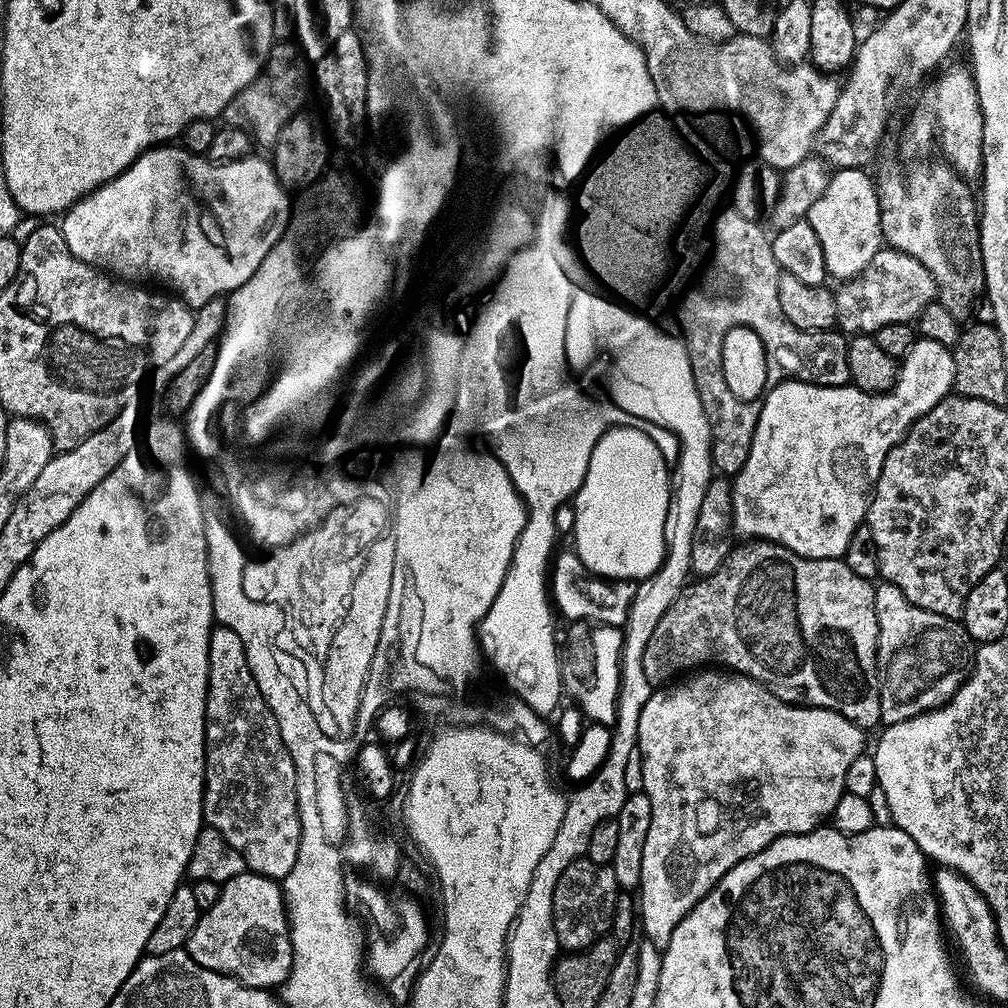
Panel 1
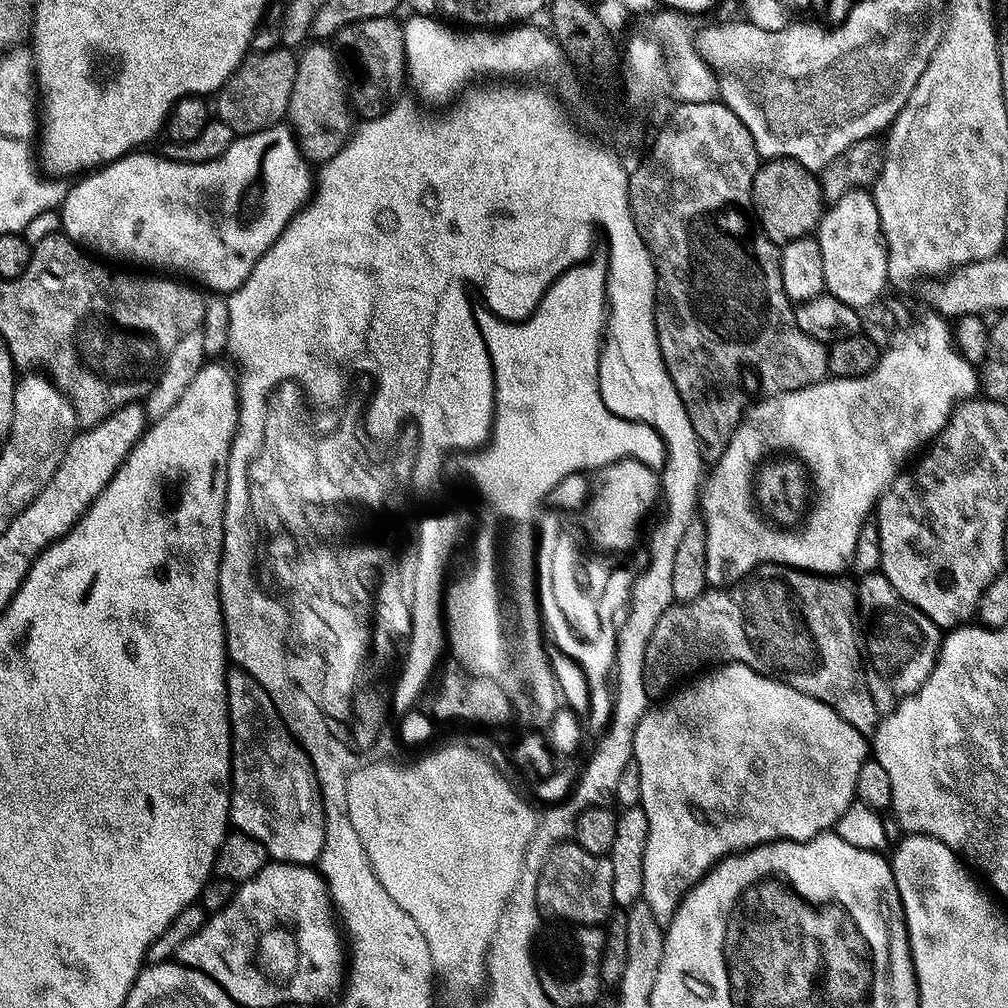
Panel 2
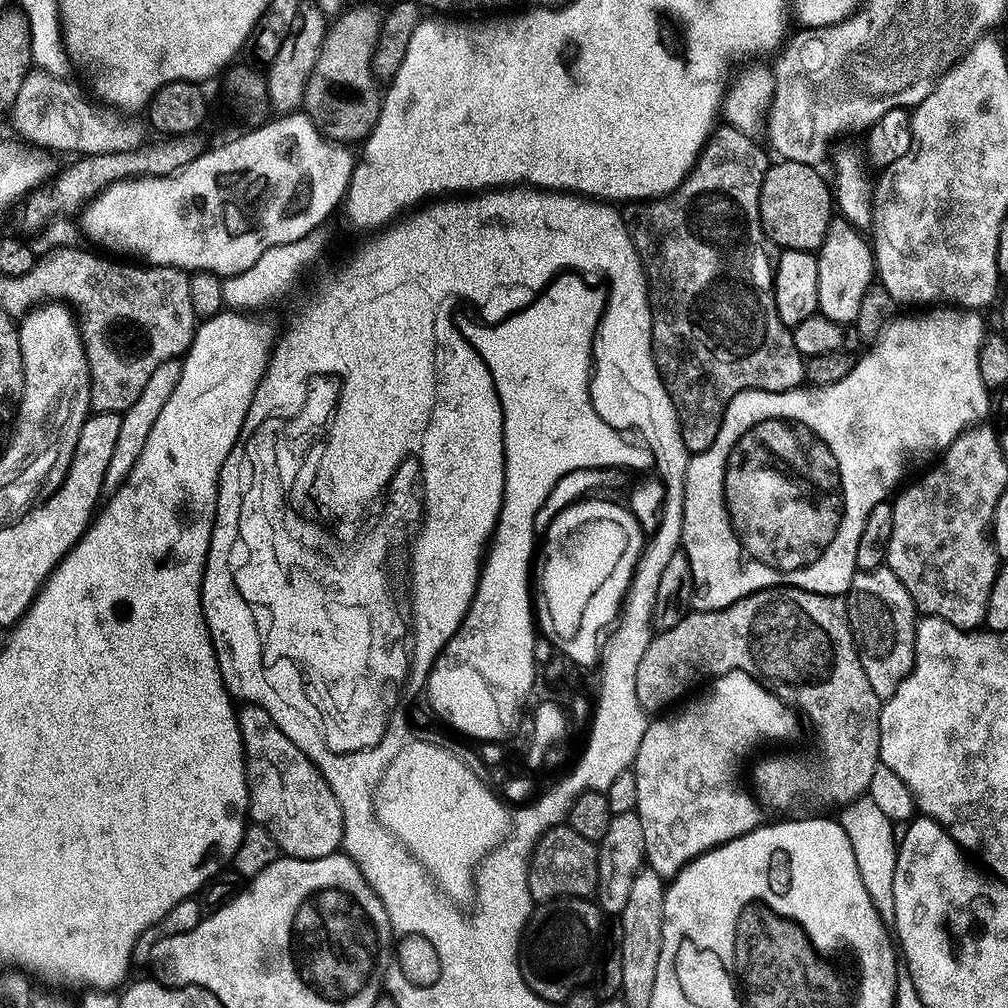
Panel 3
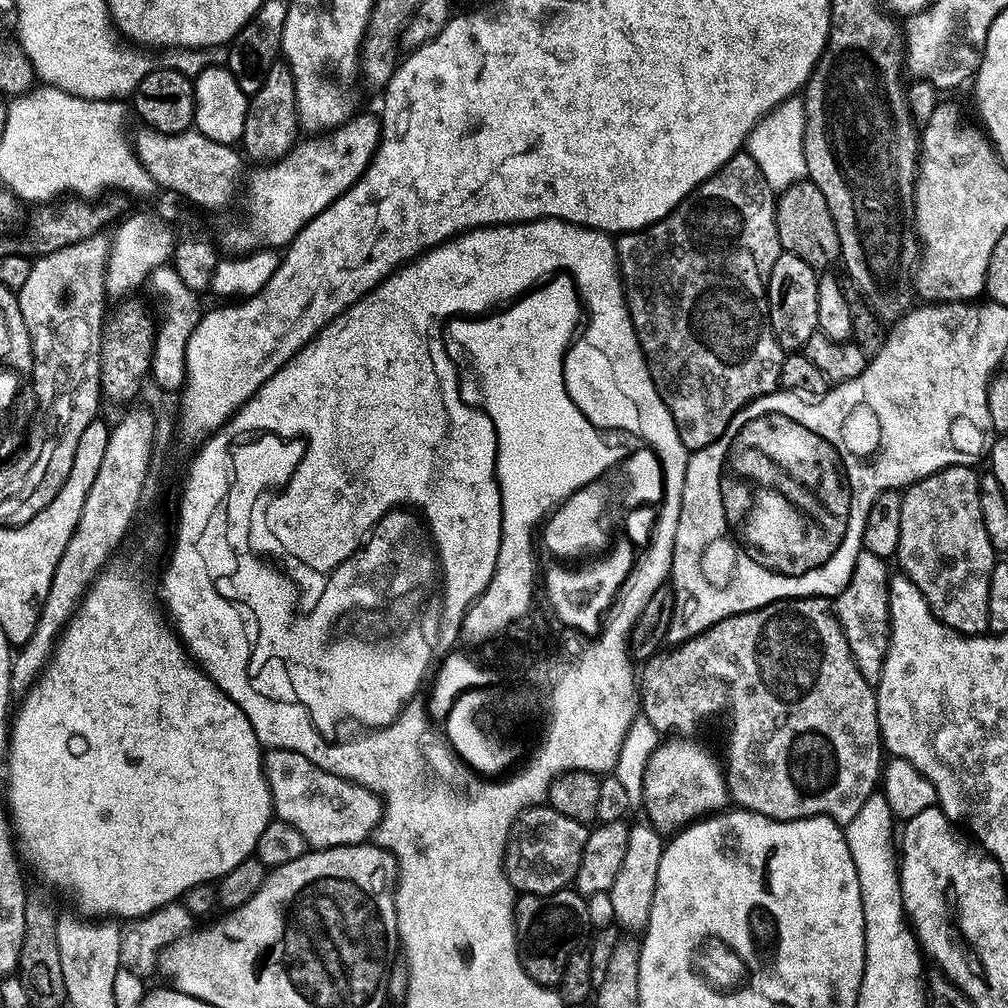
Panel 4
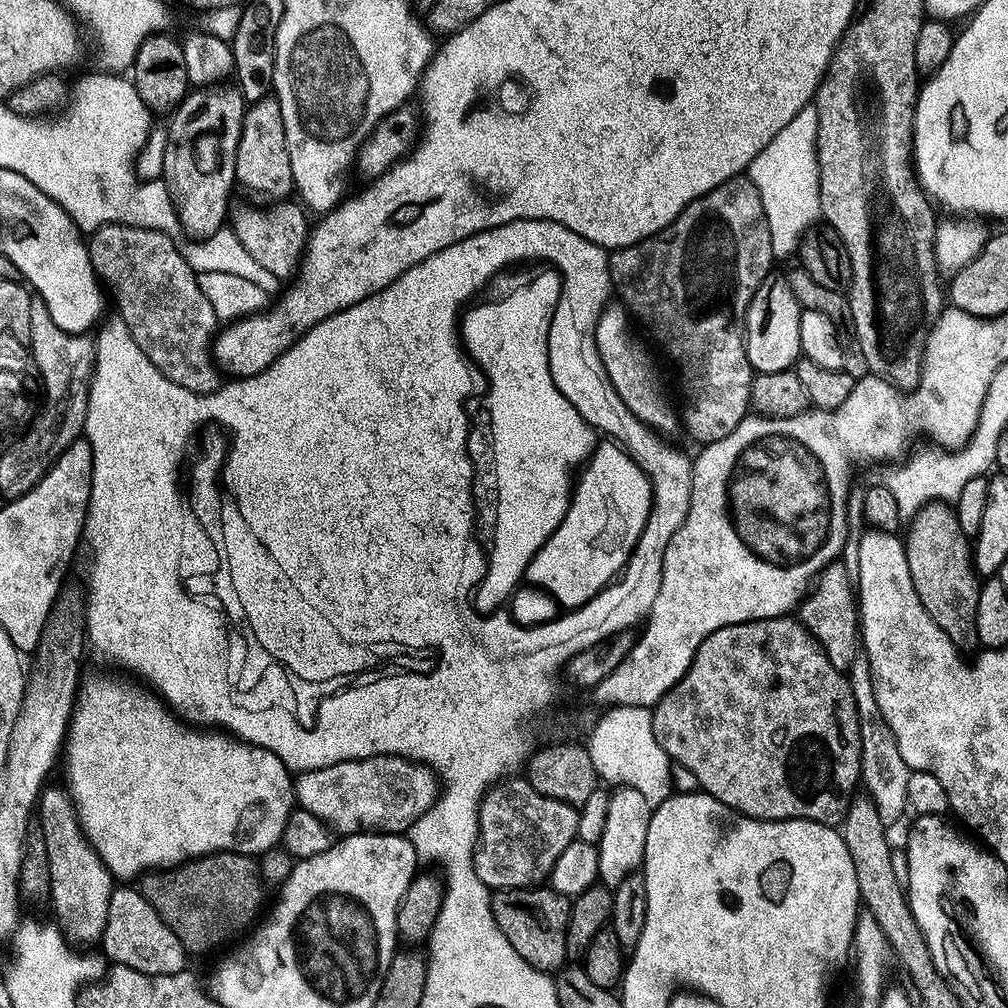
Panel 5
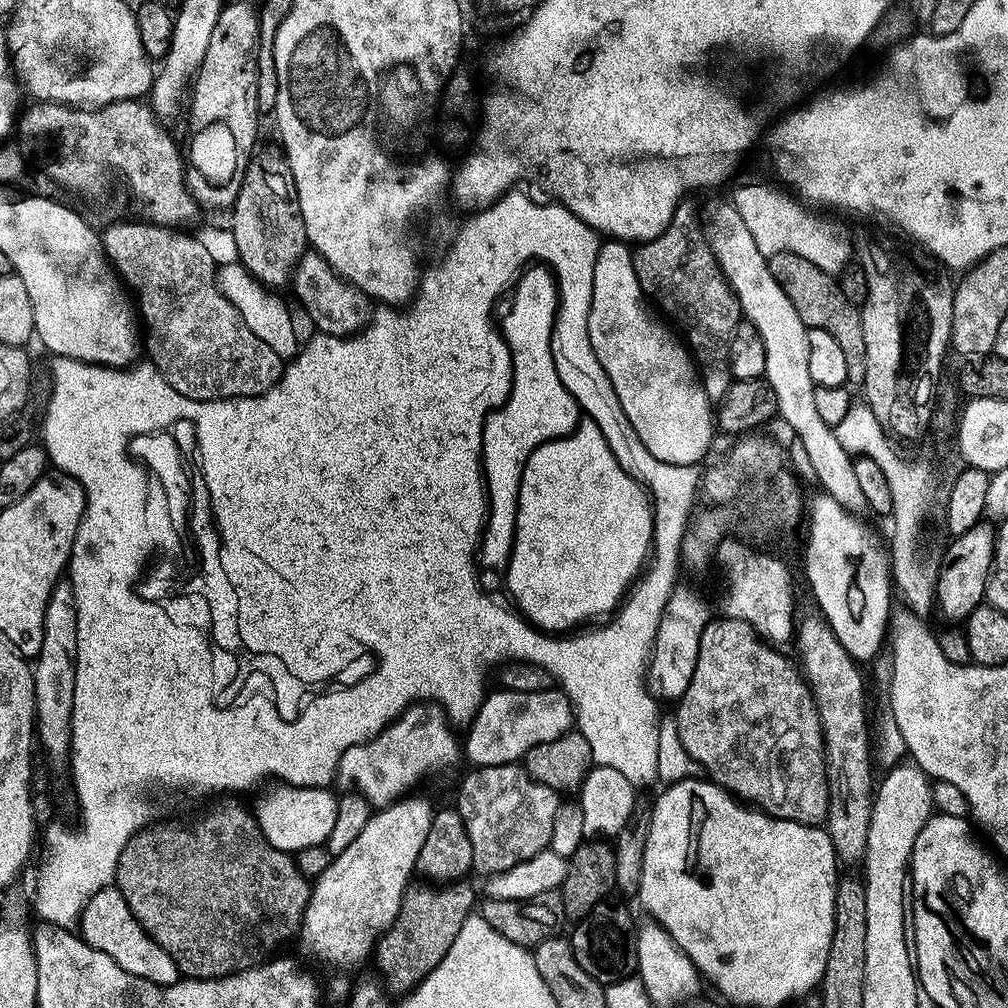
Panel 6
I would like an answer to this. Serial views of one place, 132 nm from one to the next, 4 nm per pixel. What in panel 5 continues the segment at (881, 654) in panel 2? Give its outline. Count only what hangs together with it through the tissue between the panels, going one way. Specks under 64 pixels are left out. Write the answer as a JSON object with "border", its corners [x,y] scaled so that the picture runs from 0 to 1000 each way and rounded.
{"border":[[[833,558],[822,560],[805,580],[804,586],[792,600],[792,614],[813,638],[814,645],[828,663],[843,663],[855,643],[855,620],[846,572],[841,572],[840,565]]]}

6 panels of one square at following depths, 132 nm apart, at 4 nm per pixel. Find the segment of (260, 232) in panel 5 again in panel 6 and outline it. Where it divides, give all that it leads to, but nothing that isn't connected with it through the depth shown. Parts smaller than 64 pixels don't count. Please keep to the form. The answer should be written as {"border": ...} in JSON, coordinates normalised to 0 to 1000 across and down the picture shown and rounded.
{"border":[[[309,248],[303,249],[302,255],[294,262],[294,267],[290,270],[288,279],[289,286],[291,292],[294,293],[293,301],[302,306],[304,311],[308,312],[308,315],[311,316],[313,328],[323,333],[352,333],[354,329],[359,328],[365,322],[371,309],[366,295],[362,294],[360,290],[353,289],[348,282],[338,277],[315,251]]]}

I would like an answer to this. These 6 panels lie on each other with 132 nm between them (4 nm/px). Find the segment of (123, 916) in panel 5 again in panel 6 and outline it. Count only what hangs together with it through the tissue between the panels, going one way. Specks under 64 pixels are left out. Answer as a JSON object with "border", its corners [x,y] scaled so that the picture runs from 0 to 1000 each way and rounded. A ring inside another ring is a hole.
{"border":[[[114,879],[97,883],[97,887],[89,891],[89,895],[78,906],[78,917],[78,928],[89,939],[101,942],[101,946],[109,946],[109,950],[113,950],[117,958],[128,961],[134,968],[142,968],[144,972],[154,976],[174,976],[180,971],[173,950],[169,950],[169,946],[165,946],[165,942],[161,942],[161,938],[157,938],[157,935],[153,935],[153,931],[145,927],[145,923],[133,911],[129,899],[125,899],[125,891],[121,891]],[[135,933],[143,936],[143,960],[139,957],[138,946],[135,945]]]}

